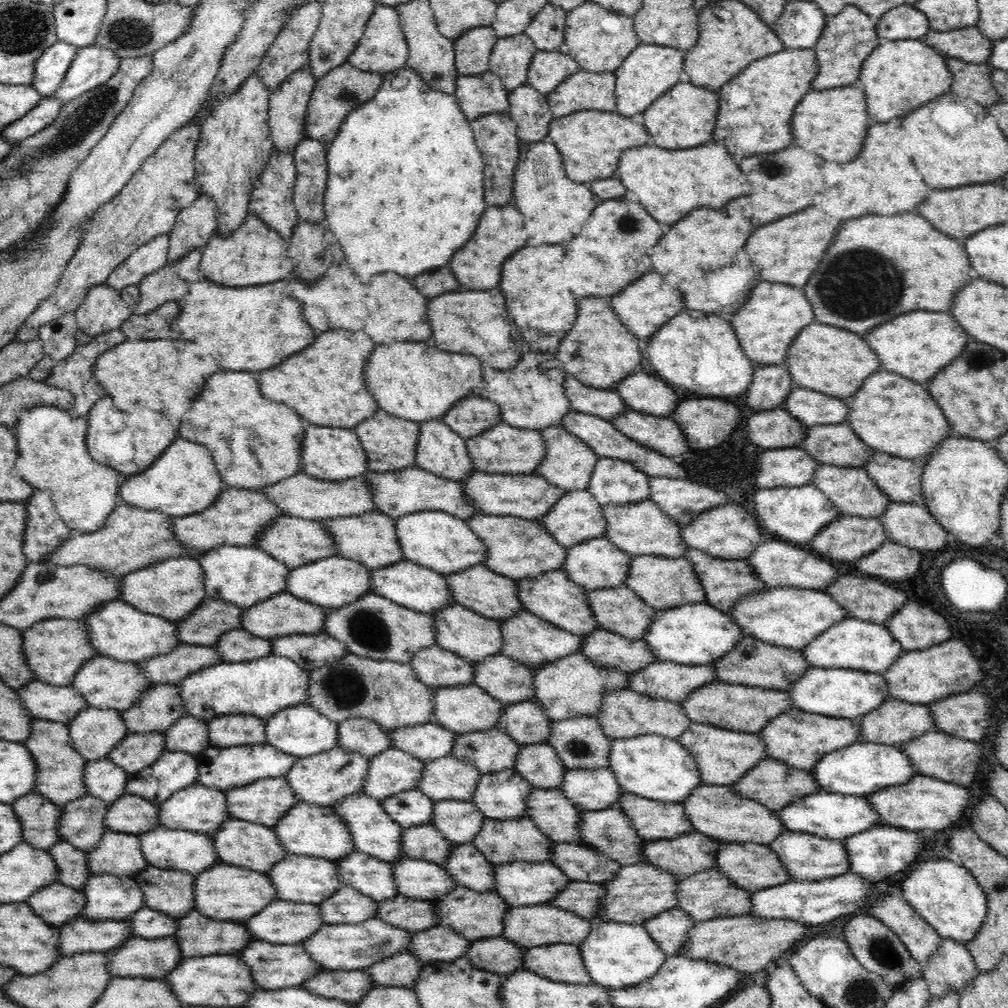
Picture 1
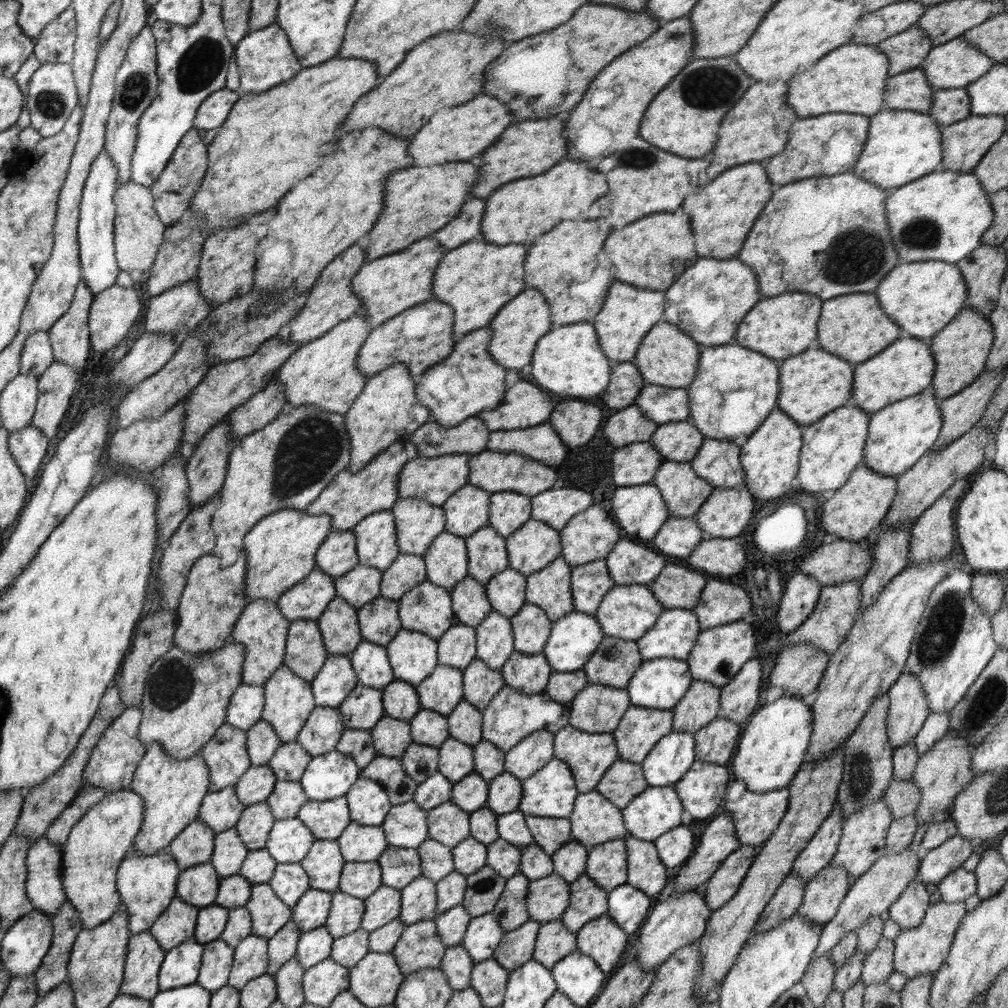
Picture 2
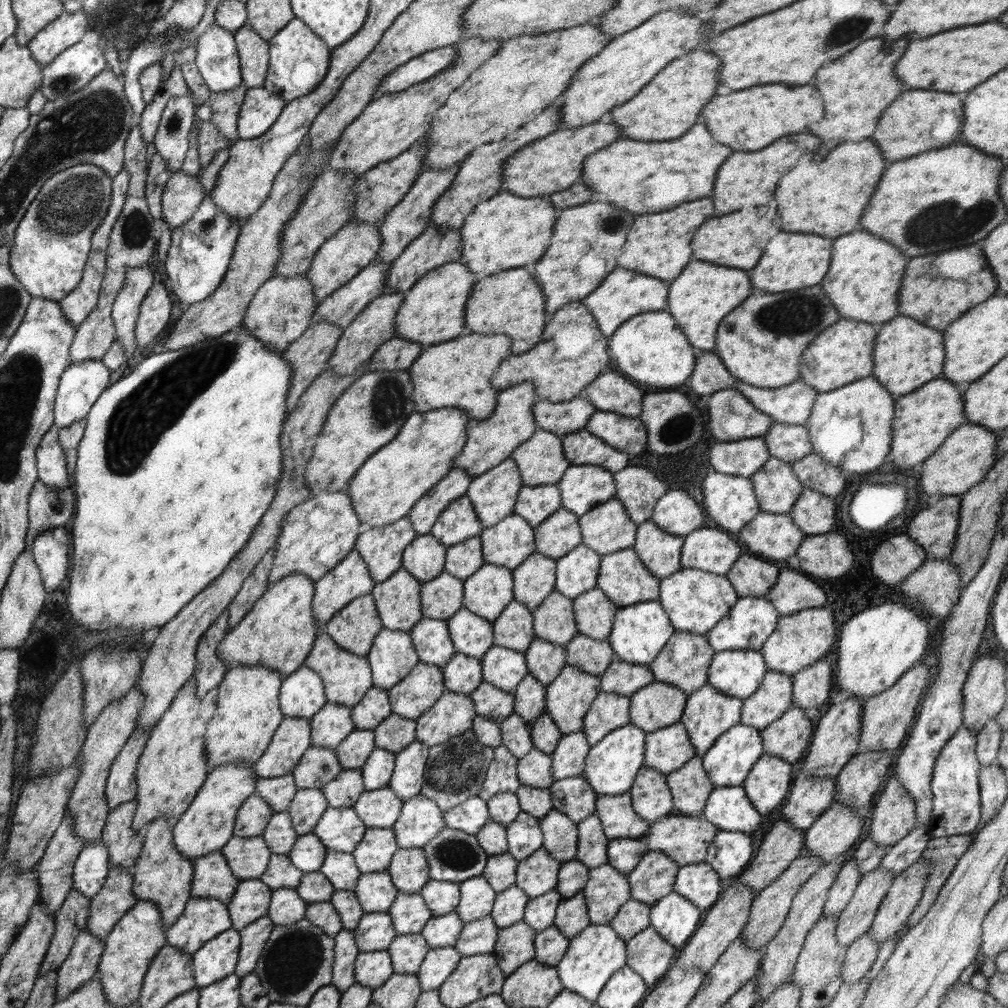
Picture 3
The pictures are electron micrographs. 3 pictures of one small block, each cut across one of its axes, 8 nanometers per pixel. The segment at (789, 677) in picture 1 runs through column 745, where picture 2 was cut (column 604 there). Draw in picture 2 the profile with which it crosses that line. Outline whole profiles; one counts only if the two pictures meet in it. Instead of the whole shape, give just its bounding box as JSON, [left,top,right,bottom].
[582,635,643,689]

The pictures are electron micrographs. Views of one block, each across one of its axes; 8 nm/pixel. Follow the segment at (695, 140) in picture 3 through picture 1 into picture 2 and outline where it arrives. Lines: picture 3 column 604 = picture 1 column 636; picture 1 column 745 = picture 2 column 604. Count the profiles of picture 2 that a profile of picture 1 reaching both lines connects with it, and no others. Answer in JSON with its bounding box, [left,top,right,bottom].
[481,160,608,245]

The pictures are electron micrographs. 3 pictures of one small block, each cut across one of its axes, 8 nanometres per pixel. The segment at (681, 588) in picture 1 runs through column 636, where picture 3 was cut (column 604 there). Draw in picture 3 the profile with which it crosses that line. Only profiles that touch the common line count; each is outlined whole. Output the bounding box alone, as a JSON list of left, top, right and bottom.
[597,548,660,607]

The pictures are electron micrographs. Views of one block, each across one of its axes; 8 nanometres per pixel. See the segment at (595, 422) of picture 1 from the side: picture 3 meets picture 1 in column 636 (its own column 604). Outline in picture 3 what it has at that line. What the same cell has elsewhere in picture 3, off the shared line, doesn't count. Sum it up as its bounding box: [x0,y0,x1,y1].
[561,428,630,473]

